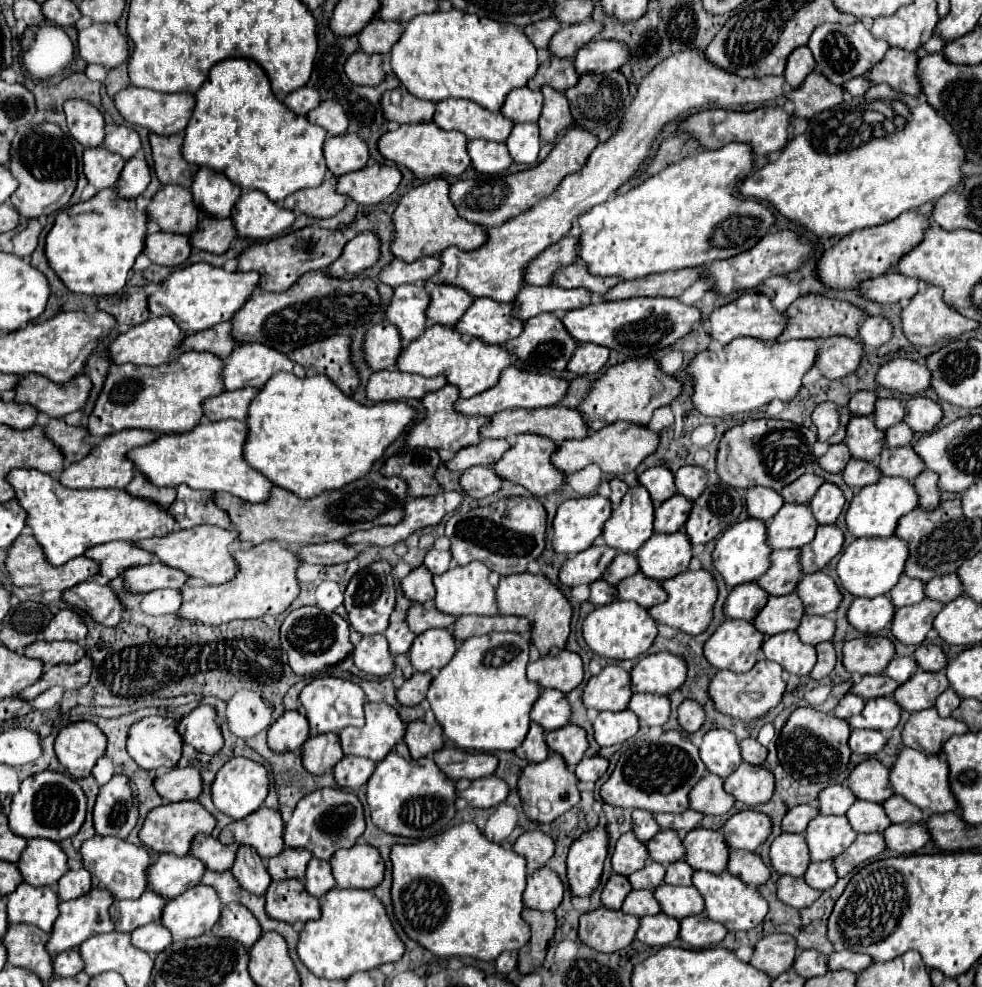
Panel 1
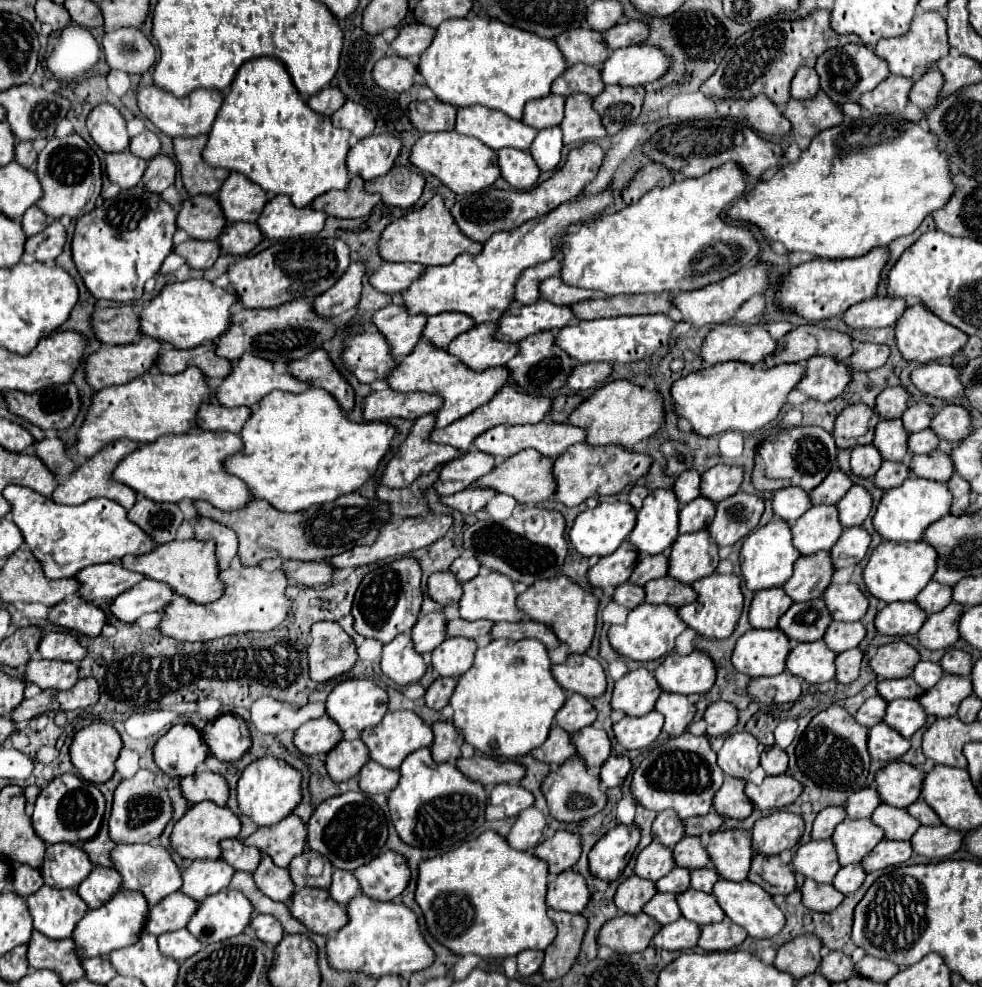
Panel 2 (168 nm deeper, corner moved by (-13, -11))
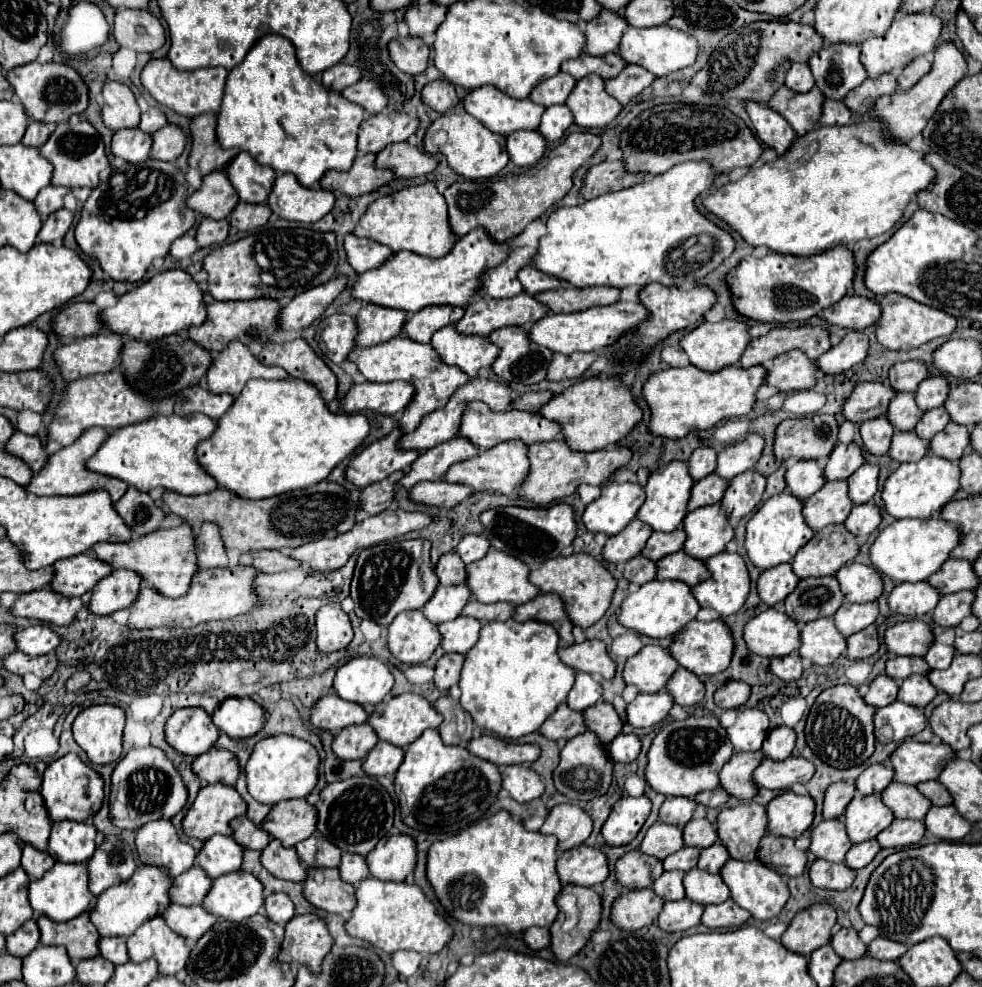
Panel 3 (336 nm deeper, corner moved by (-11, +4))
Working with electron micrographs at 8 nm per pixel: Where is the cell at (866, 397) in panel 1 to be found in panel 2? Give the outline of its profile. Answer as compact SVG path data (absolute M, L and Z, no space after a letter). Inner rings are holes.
M888 387L876 397L874 411L880 415L880 419L900 419L908 399L910 395L902 387Z

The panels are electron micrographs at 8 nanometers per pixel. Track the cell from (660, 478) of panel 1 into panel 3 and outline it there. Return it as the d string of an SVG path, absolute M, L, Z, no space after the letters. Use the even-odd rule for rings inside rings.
M704 446L704 448L696 448L692 458L688 460L690 466L690 474L694 480L702 480L704 476L712 474L716 468L716 458L718 452L712 446Z

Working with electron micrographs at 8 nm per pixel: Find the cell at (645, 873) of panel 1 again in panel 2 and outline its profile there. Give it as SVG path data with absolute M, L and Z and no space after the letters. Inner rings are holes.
M674 867L666 877L656 881L658 893L682 893L690 887L690 871L682 867Z

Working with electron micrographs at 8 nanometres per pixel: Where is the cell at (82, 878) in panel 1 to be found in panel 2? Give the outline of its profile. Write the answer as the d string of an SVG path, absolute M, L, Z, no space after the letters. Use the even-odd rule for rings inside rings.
M96 867L90 871L90 875L80 883L78 893L82 901L88 905L88 909L102 907L120 887L120 875L114 869L108 867Z

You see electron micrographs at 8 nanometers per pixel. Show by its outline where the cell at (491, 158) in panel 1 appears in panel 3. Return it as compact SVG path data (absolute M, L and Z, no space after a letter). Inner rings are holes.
M518 130L508 136L506 148L516 166L530 168L544 156L546 138L538 130Z

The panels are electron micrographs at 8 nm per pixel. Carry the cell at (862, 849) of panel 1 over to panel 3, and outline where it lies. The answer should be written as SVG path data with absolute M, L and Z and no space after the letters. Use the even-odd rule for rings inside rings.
M896 818L876 838L882 844L882 848L904 848L904 846L916 846L922 840L924 832L926 832L924 822Z

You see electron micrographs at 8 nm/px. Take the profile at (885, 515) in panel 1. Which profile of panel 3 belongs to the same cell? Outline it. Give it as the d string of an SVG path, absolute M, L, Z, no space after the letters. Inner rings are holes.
M928 452L918 462L900 464L898 470L888 476L882 498L884 498L888 514L892 514L894 518L930 518L946 502L952 500L958 488L960 488L958 460L946 460L942 456Z

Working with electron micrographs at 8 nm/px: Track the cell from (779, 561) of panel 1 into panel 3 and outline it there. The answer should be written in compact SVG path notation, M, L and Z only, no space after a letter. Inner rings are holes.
M830 524L818 530L814 538L800 548L792 568L798 578L830 576L852 562L858 550L860 540L844 524Z

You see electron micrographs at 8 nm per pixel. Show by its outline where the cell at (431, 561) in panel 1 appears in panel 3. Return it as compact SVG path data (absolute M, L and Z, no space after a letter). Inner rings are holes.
M470 534L470 536L464 536L464 540L458 544L456 552L464 560L464 564L472 564L474 560L484 558L488 548L490 548L490 540L484 534Z

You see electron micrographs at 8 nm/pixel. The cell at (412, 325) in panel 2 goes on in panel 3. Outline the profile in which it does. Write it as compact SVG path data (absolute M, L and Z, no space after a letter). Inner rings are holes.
M374 304L362 306L362 310L356 314L356 346L368 348L374 344L382 344L390 338L396 338L402 332L404 320L404 312L394 312L390 308L374 308Z

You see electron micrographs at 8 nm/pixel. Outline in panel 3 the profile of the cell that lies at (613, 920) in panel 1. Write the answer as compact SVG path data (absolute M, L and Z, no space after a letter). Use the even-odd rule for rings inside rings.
M652 888L628 890L614 900L610 918L622 930L638 930L650 926L658 918L662 906L664 900L656 896Z

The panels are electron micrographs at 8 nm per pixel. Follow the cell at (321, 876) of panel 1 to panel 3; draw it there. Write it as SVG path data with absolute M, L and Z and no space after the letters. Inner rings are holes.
M344 852L342 854L342 862L340 862L340 876L342 880L350 882L350 884L358 884L362 882L364 878L368 878L370 870L366 866L366 860L364 856L358 856L358 854L350 854L350 852Z

